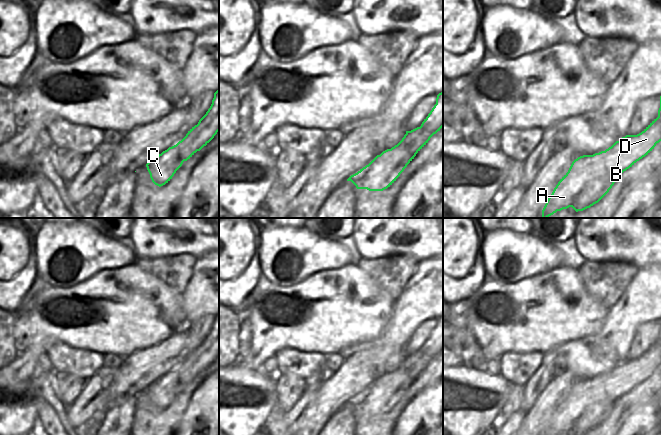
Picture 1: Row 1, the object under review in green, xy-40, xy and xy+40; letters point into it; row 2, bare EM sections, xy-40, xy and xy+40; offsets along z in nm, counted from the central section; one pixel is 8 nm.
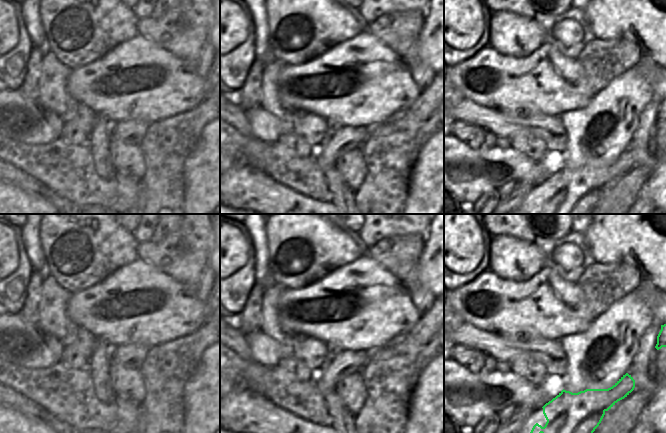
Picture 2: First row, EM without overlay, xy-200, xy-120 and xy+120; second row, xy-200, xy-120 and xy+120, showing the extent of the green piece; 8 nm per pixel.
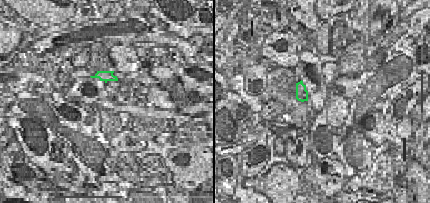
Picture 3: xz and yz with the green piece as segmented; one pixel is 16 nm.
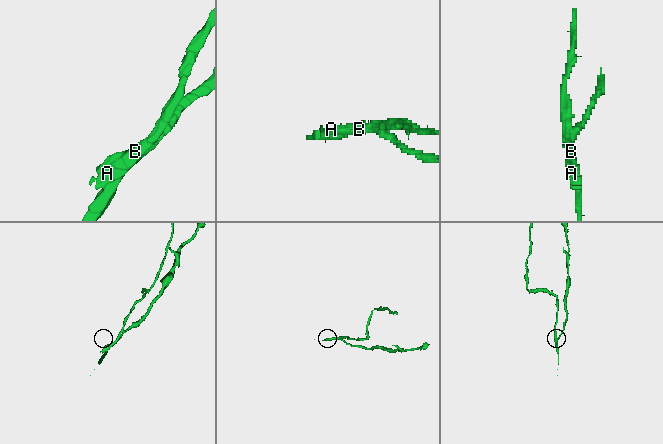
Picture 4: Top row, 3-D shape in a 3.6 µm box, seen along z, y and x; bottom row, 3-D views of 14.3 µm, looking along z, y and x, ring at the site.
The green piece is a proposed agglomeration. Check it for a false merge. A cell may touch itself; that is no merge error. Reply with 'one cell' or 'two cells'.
two cells

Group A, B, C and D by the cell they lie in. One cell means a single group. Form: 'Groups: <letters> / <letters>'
Groups: A B D / C.

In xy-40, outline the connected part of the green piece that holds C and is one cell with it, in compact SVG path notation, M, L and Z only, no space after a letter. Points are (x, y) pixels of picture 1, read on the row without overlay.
M219 313L214 317L214 322L212 328L206 338L199 344L198 348L192 351L186 360L179 365L174 371L172 371L167 377L159 378L153 383L151 383L147 388L147 394L150 398L152 406L161 411L168 407L177 393L173 391L175 385L187 385L190 383L197 375L200 375L204 370L206 370L219 355Z

